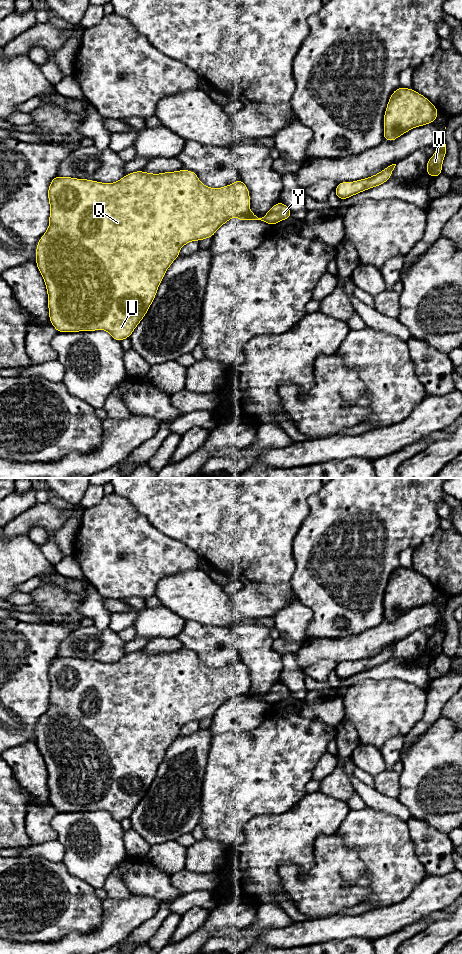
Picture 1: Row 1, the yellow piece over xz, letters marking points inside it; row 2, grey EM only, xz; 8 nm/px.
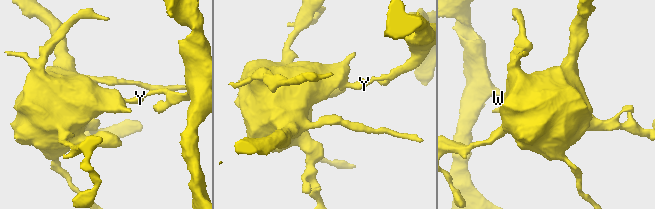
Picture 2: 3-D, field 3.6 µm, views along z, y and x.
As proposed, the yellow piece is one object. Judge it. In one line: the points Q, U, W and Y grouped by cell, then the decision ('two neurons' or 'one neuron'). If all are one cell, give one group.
Q U / W Y | two neurons

